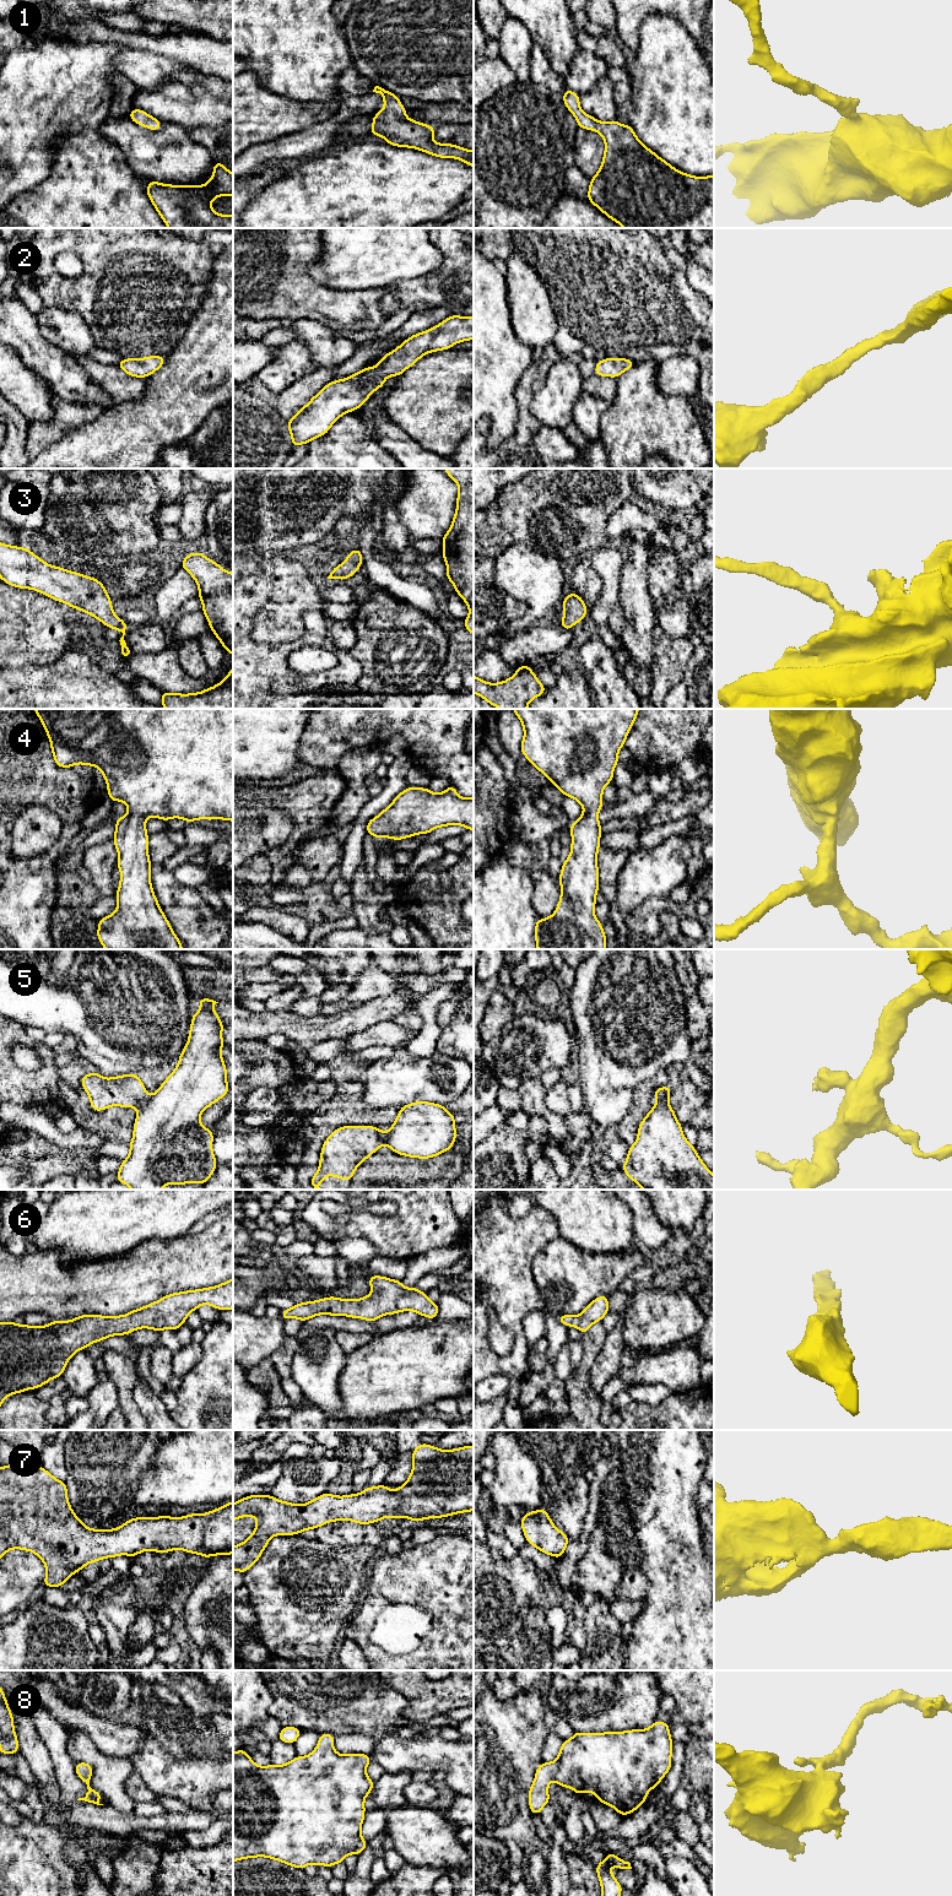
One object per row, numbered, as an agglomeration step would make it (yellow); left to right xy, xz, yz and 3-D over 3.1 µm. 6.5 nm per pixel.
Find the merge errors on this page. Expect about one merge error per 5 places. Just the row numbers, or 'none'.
5

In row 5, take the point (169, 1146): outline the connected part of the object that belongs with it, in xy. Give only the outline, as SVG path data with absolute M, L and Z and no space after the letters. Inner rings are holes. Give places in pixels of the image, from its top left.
M202 997L198 1001L201 1008L191 1015L188 1042L179 1055L175 1069L166 1078L152 1096L137 1107L134 1122L130 1153L121 1161L117 1181L132 1190L162 1190L163 1185L185 1185L195 1182L205 1185L216 1170L217 1160L212 1152L213 1132L201 1125L200 1116L204 1110L221 1100L229 1090L227 1083L226 1063L221 1056L223 1049L223 1023L212 1007L218 1003Z

